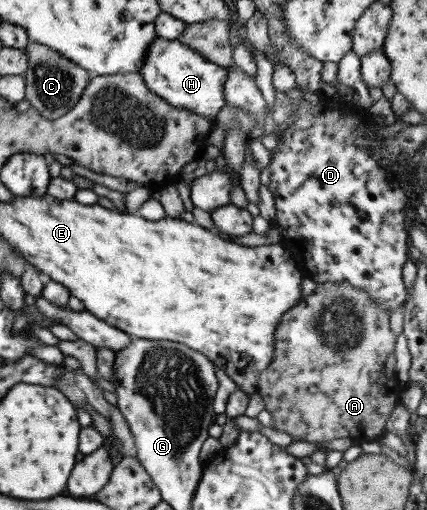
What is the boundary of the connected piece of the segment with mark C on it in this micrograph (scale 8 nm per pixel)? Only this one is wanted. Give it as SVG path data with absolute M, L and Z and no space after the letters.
M29 42L25 51L27 53L26 71L23 74L25 102L45 119L57 119L65 115L77 103L79 95L83 93L84 87L91 79L91 74L60 53L39 43Z

